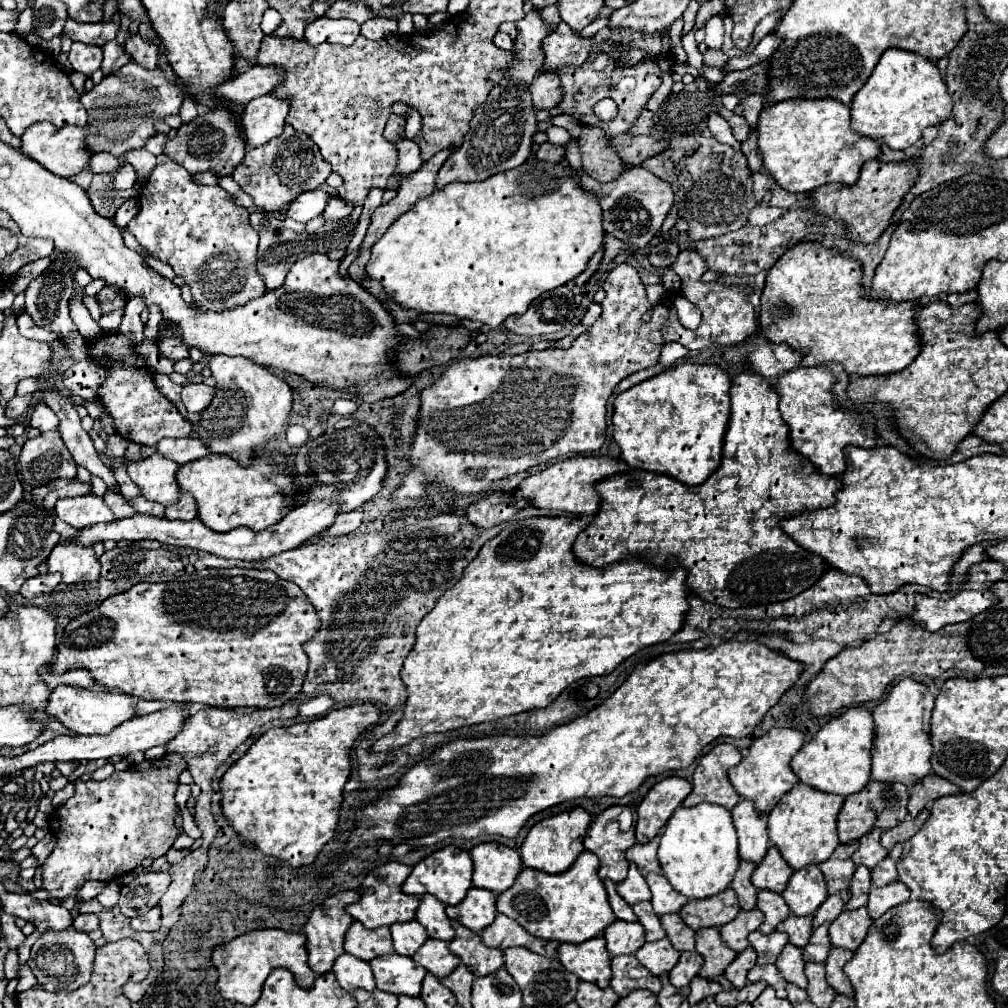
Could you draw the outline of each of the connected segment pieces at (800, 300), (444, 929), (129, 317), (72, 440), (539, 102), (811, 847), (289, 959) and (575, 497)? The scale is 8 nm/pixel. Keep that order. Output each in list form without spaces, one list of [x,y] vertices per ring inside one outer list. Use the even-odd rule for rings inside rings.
[[[799,242],[795,244],[795,248],[789,248],[781,258],[779,258],[779,264],[775,264],[775,268],[769,270],[767,274],[767,280],[765,280],[765,288],[763,288],[763,294],[761,294],[761,312],[759,312],[759,324],[761,324],[761,332],[775,344],[789,344],[795,352],[801,352],[803,354],[803,360],[801,360],[801,366],[815,366],[815,364],[821,364],[821,362],[839,362],[847,368],[847,374],[849,376],[865,376],[865,374],[891,374],[891,372],[899,372],[903,370],[905,366],[909,366],[915,356],[919,354],[919,336],[917,336],[917,326],[913,322],[913,318],[916,316],[916,308],[918,302],[892,302],[883,301],[879,299],[868,299],[863,296],[863,288],[861,288],[861,262],[857,260],[851,260],[851,258],[843,258],[839,254],[833,254],[831,250],[823,248],[821,244],[815,244],[815,242]]]
[[[421,896],[419,912],[415,918],[427,928],[431,938],[449,942],[455,936],[451,920],[445,914],[445,904],[441,900],[435,900],[435,896]]]
[[[133,298],[127,302],[125,306],[125,316],[123,316],[123,322],[117,330],[117,334],[125,336],[129,342],[133,344],[141,344],[143,342],[143,328],[145,324],[141,322],[141,312],[143,312],[143,302],[141,298]]]
[[[53,388],[43,392],[43,402],[59,416],[59,420],[61,420],[59,434],[61,434],[63,442],[67,444],[73,460],[79,466],[85,466],[93,476],[99,476],[107,484],[107,490],[111,490],[111,492],[121,496],[119,484],[115,480],[115,474],[111,472],[109,466],[103,464],[103,460],[99,458],[97,450],[93,448],[93,442],[91,442],[89,434],[81,428],[81,420],[79,420],[79,414],[73,408],[73,402],[63,398],[63,396],[59,396]]]
[[[541,72],[531,84],[531,98],[533,98],[535,110],[555,108],[563,98],[557,72]]]
[[[797,784],[769,814],[769,840],[779,848],[785,862],[799,870],[809,864],[825,862],[839,846],[837,838],[837,814],[843,806],[843,796],[825,794],[807,784]]]
[[[279,928],[251,930],[247,934],[237,936],[231,942],[223,944],[223,946],[217,946],[213,950],[211,962],[219,974],[219,980],[217,980],[219,994],[231,1002],[239,1002],[245,1006],[253,1006],[259,1000],[261,986],[263,986],[265,978],[277,966],[289,968],[301,988],[311,988],[315,982],[315,972],[307,964],[305,934],[285,932]]]
[[[567,458],[561,460],[537,474],[527,476],[521,486],[517,486],[511,496],[519,496],[525,498],[529,502],[529,506],[533,508],[543,508],[543,510],[553,510],[553,512],[569,512],[569,514],[577,514],[577,516],[593,516],[599,508],[599,496],[593,490],[593,484],[603,480],[605,476],[613,476],[623,472],[623,468],[627,468],[623,462],[619,460],[611,460],[611,458]]]

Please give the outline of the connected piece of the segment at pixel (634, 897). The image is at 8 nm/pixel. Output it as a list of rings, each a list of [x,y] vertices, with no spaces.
[[[629,864],[629,874],[623,882],[617,884],[617,892],[633,906],[635,902],[641,900],[651,900],[651,890],[643,878],[643,874],[639,872],[639,868],[635,868],[635,864]]]

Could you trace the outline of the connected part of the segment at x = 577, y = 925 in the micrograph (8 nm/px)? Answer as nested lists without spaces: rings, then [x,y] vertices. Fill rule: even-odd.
[[[583,850],[579,854],[579,860],[575,860],[575,864],[567,872],[561,872],[559,876],[547,876],[547,872],[531,872],[529,868],[523,868],[523,872],[515,878],[515,884],[507,888],[507,892],[501,892],[497,896],[497,912],[513,918],[529,934],[539,936],[541,940],[585,942],[589,938],[595,938],[615,920],[603,882],[597,876],[597,868],[599,868],[599,858],[587,850]]]

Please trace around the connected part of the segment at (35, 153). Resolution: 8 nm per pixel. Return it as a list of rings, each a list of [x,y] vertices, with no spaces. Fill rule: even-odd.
[[[51,122],[31,124],[31,128],[27,128],[25,134],[21,136],[21,152],[27,154],[29,158],[37,160],[43,168],[47,168],[49,172],[53,172],[57,176],[63,176],[63,178],[65,176],[73,176],[73,174],[81,172],[87,166],[87,162],[89,162],[91,152],[85,146],[85,136],[89,132],[95,132],[95,130],[79,128],[79,126],[63,126],[63,128],[57,128]]]

